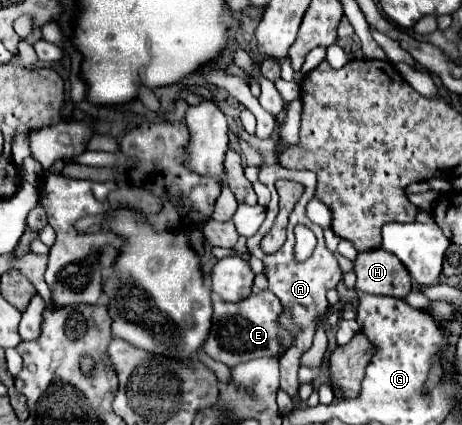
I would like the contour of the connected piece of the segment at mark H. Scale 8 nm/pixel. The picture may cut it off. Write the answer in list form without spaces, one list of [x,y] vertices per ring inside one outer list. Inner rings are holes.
[[[381,248],[363,252],[355,260],[357,288],[367,294],[405,298],[411,292],[411,276],[395,254]]]

